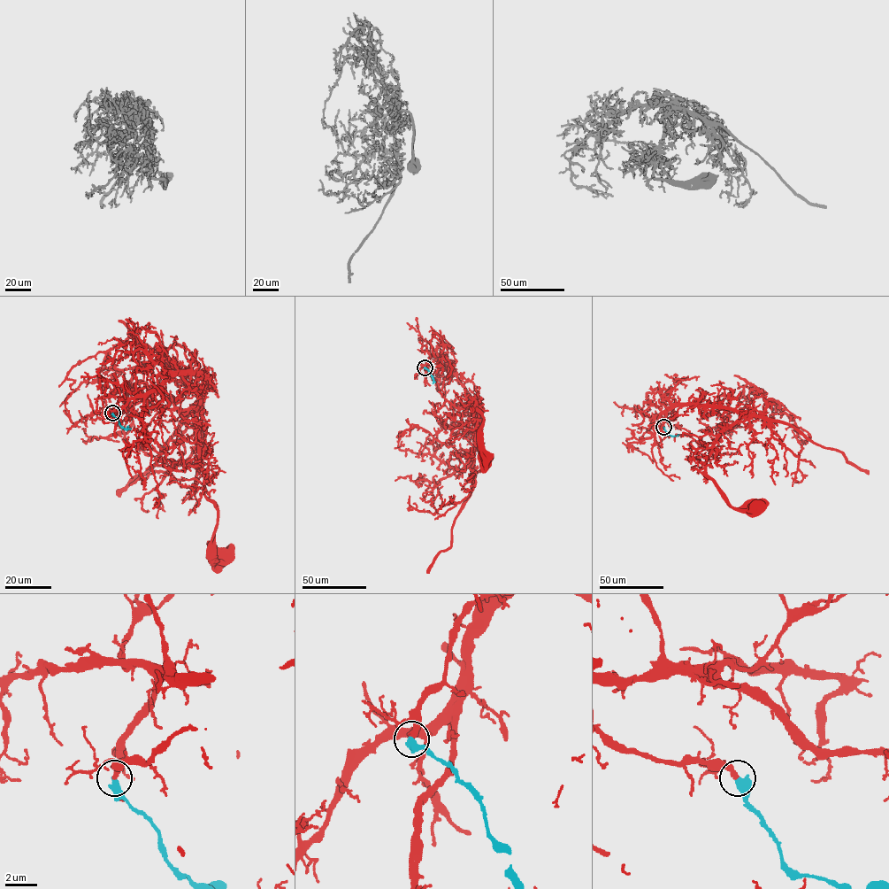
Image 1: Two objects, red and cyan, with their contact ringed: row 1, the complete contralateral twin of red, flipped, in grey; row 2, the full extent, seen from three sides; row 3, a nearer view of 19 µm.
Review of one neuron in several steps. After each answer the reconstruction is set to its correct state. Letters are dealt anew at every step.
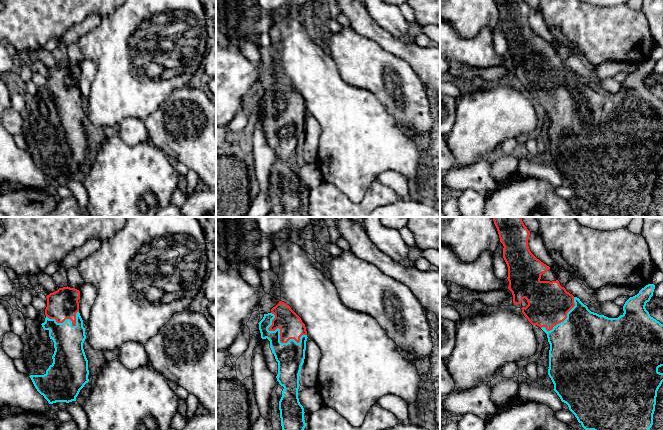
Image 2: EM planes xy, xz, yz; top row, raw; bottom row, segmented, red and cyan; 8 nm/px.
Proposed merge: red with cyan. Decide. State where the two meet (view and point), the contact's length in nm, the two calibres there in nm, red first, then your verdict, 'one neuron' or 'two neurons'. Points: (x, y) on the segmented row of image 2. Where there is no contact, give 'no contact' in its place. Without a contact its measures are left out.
meets red in xz at (280, 336); contact 340 nm long; 190 nm thick on the red side, 220 nm on the other; one neuron

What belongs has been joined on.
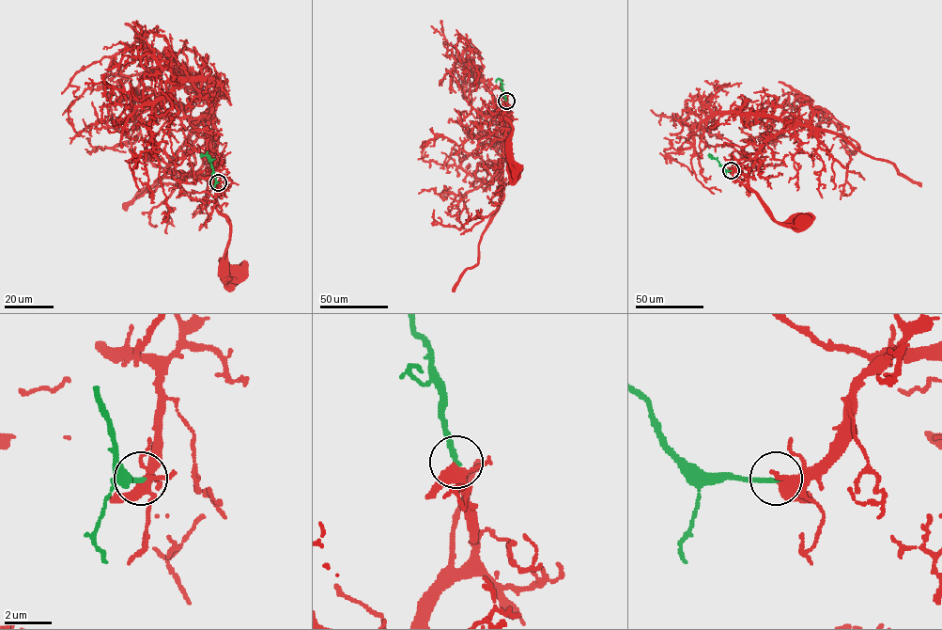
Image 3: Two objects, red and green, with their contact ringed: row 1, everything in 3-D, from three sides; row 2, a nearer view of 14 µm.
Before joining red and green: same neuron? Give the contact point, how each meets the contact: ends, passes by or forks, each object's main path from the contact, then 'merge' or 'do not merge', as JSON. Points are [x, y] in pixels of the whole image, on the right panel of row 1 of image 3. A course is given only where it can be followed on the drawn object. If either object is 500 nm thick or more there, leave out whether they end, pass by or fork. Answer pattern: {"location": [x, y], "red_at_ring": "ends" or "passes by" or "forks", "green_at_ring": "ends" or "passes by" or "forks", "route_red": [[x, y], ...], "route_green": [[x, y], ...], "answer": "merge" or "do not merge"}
{"location": [731, 170], "red_at_ring": "forks", "green_at_ring": "ends", "route_red": [[731, 170], [736, 165], [755, 158], [748, 186], [777, 222], [795, 225], [799, 222]], "route_green": [[731, 170], [708, 155], [712, 155]], "answer": "merge"}

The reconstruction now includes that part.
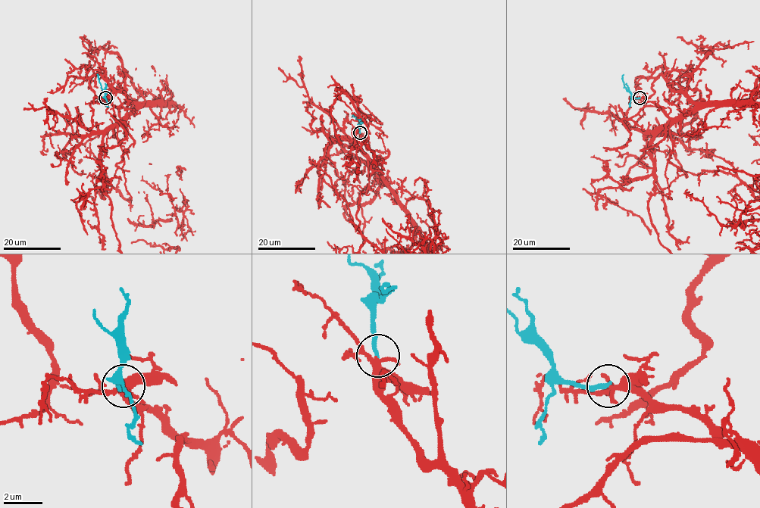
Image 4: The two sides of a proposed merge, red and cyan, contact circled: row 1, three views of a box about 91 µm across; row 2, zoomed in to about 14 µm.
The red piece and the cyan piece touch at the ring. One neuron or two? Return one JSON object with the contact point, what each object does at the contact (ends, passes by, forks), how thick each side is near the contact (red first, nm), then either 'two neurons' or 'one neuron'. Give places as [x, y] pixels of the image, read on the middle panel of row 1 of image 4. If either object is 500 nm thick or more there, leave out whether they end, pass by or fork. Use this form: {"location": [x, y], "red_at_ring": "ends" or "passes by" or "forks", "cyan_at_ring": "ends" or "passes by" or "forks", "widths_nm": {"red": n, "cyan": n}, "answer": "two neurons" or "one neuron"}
{"location": [360, 132], "red_at_ring": "forks", "cyan_at_ring": "ends", "widths_nm": {"red": 280, "cyan": 200}, "answer": "one neuron"}

